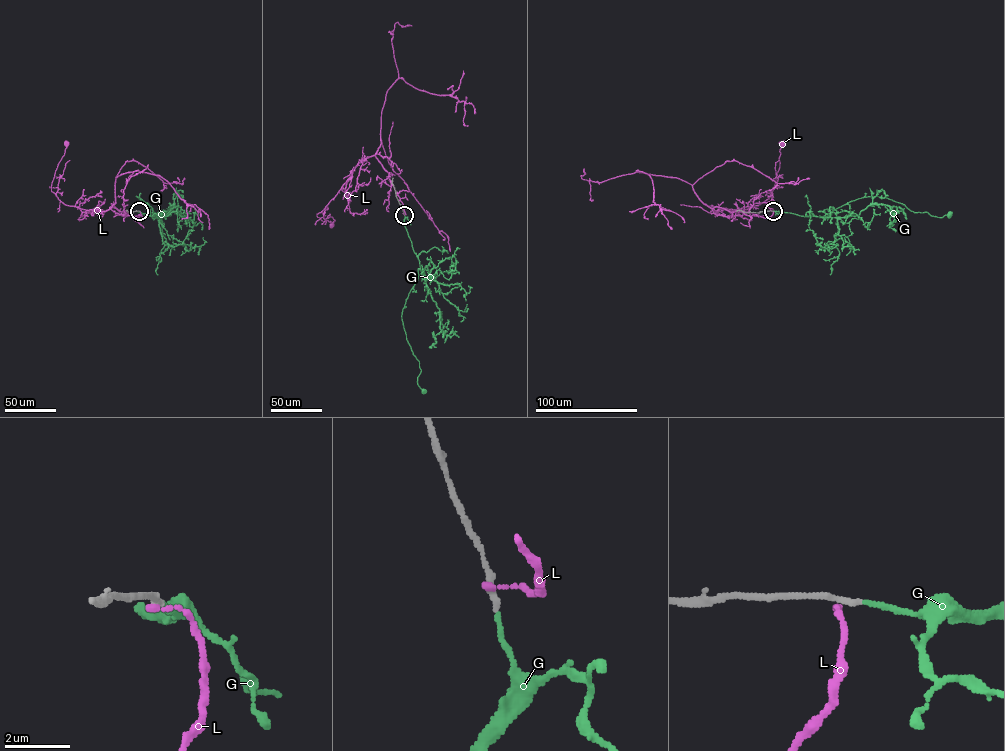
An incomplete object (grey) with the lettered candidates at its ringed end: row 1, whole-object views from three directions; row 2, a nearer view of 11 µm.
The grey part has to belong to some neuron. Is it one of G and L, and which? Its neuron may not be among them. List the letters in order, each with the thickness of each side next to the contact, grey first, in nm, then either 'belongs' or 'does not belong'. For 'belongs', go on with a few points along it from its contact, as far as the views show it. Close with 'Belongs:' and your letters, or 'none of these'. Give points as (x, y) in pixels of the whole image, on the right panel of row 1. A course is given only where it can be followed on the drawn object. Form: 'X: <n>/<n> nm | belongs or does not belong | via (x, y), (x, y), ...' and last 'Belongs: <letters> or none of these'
G: 170/140 nm | belongs | via (773, 211), (827, 219), (851, 201), (877, 196), (914, 212), (949, 214)
L: 220/170 nm | does not belong
Belongs: G

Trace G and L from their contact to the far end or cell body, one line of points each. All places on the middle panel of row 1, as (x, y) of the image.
G: (404, 215), (403, 224), (420, 269), (406, 300), (401, 319), (407, 341), (421, 370), (417, 384), (424, 390)
L: (404, 214), (403, 203), (388, 173), (374, 155), (356, 166), (337, 194), (316, 214), (323, 221), (331, 224)

